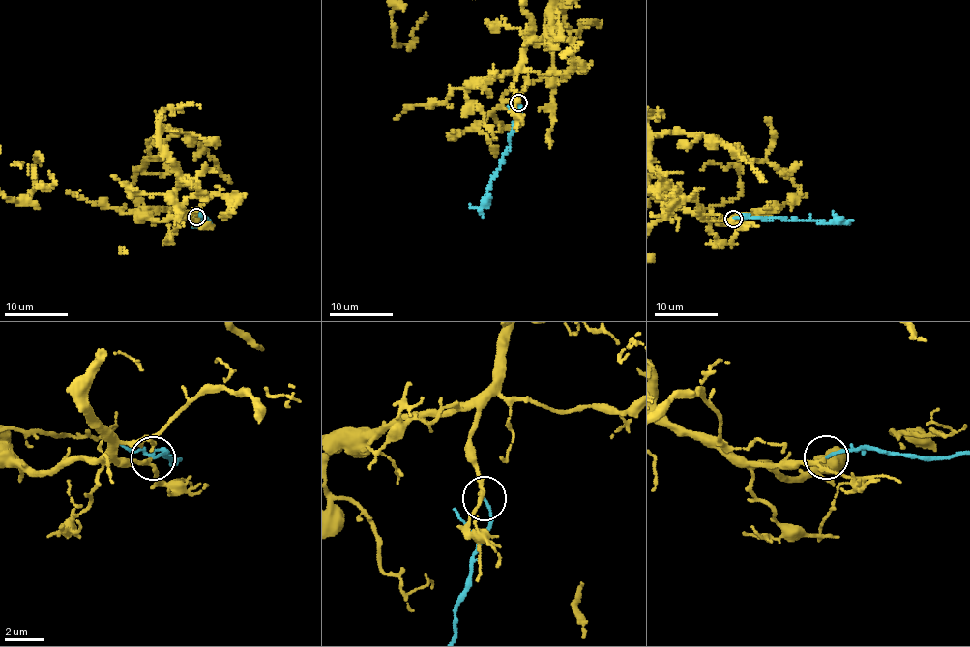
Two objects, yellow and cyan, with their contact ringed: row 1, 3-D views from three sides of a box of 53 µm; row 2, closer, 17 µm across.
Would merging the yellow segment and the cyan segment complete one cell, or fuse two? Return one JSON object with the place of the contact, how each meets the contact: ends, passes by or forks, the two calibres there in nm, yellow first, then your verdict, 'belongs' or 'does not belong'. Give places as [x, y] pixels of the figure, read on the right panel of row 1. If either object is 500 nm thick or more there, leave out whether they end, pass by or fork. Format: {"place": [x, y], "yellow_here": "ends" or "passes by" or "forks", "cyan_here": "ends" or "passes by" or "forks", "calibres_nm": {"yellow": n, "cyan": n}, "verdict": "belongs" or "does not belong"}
{"place": [733, 219], "yellow_here": "passes by", "cyan_here": "ends", "calibres_nm": {"yellow": 150, "cyan": 140}, "verdict": "belongs"}

